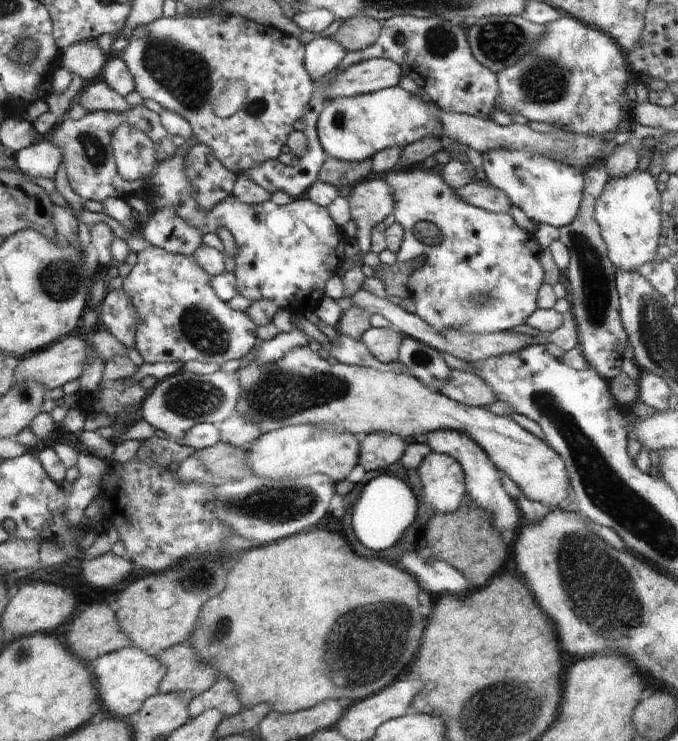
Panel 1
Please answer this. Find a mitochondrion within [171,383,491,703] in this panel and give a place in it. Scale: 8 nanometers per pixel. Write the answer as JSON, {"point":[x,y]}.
{"point":[360,633]}

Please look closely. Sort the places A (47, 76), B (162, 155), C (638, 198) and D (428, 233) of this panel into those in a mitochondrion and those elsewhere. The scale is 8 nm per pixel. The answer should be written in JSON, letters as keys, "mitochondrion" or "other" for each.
{"A":"other","B":"other","C":"other","D":"mitochondrion"}

